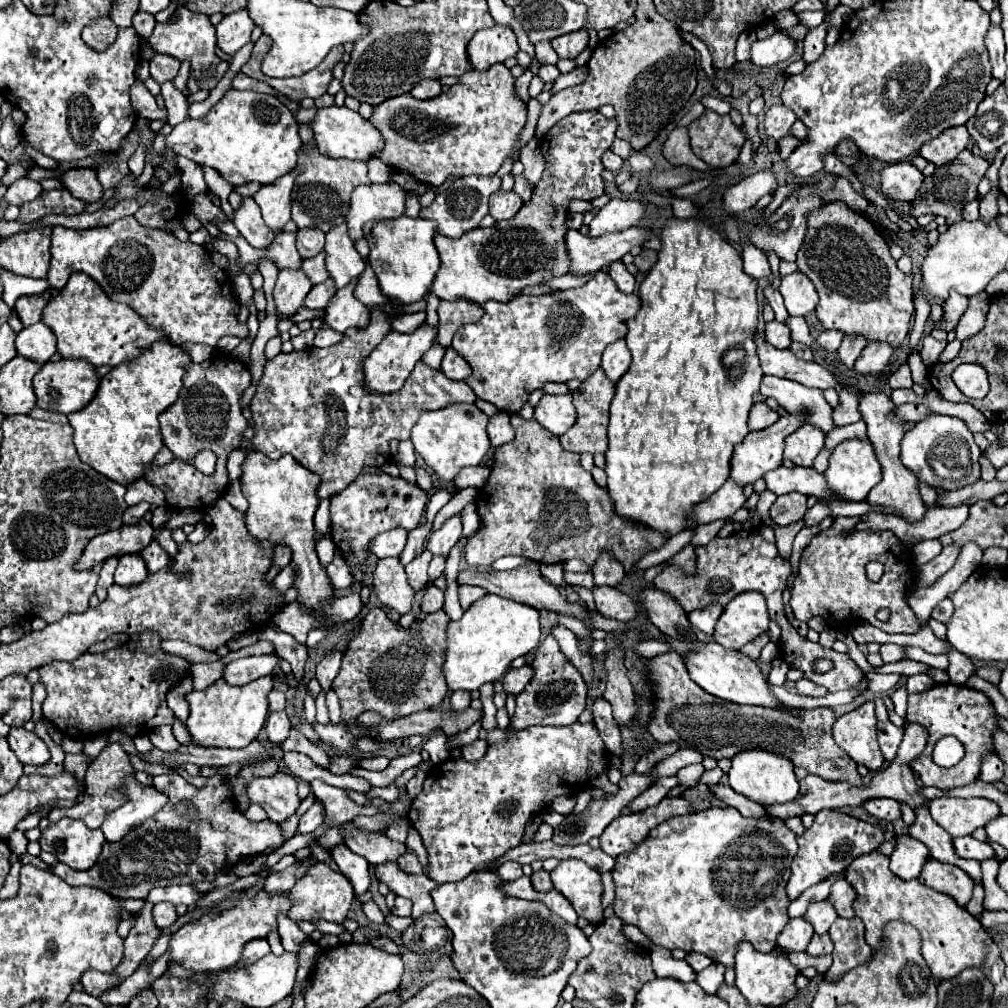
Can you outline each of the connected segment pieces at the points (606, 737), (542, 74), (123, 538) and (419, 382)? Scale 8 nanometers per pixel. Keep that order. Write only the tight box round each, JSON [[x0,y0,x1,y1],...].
[[592,698,622,754],[538,65,560,83],[74,520,152,570],[250,308,476,500]]

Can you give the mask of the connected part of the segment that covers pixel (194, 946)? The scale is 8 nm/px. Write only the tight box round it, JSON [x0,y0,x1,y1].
[168,890,290,972]

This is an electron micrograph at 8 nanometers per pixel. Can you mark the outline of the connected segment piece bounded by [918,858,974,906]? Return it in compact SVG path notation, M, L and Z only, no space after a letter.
M928 858L918 880L932 890L952 896L960 906L966 906L968 900L972 898L974 880L968 878L968 874L964 874L964 870L944 864L936 858Z

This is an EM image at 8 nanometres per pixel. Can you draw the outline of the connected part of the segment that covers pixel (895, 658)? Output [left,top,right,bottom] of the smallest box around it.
[880,644,906,664]

